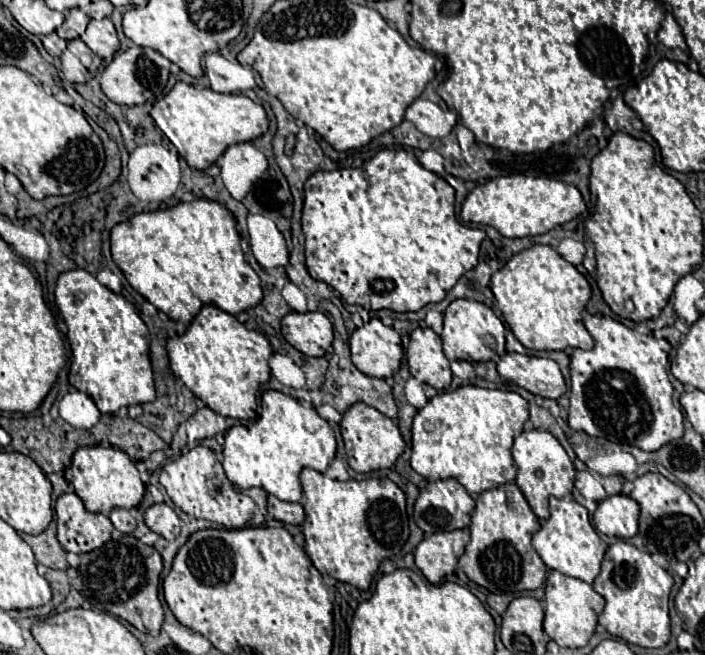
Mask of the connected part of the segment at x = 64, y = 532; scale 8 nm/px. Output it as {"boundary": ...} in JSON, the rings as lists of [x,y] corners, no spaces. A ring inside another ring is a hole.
{"boundary":[[[74,492],[60,494],[54,510],[58,524],[56,536],[66,552],[86,554],[110,540],[114,530],[110,518],[104,514],[88,512]]]}

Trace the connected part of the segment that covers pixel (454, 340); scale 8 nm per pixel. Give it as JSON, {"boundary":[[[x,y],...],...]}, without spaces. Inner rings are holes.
{"boundary":[[[460,298],[454,300],[443,314],[442,347],[449,361],[466,360],[466,362],[484,362],[498,356],[500,348],[504,350],[504,324],[502,320],[482,302]],[[492,334],[498,342],[498,350],[490,350],[484,344],[484,336]]]}

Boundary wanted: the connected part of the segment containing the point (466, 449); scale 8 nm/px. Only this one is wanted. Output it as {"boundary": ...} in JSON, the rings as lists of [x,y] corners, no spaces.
{"boundary":[[[472,384],[460,386],[458,390],[452,392],[440,392],[432,400],[428,400],[428,404],[420,408],[418,414],[414,416],[410,466],[426,480],[456,478],[470,494],[480,494],[488,488],[514,482],[516,464],[510,454],[510,448],[512,440],[522,432],[526,420],[528,420],[528,402],[518,392],[486,390]]]}

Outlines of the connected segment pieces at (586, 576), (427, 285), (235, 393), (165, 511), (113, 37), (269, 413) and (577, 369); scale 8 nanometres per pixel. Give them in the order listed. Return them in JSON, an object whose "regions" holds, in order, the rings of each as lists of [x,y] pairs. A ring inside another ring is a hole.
{"regions":[[[[554,496],[550,498],[550,518],[544,520],[542,528],[534,534],[532,546],[550,570],[580,578],[588,584],[592,584],[594,578],[600,574],[600,562],[608,548],[592,528],[588,510],[584,506],[580,506],[576,500]]],[[[396,148],[396,150],[382,150],[378,152],[372,160],[362,164],[360,168],[340,168],[332,172],[316,172],[306,180],[304,184],[304,210],[302,210],[302,232],[306,238],[306,268],[308,274],[314,280],[326,282],[332,286],[336,292],[340,292],[342,300],[348,304],[358,304],[366,310],[394,310],[394,312],[416,312],[424,308],[426,304],[442,302],[446,292],[458,282],[458,278],[472,270],[478,264],[478,254],[480,254],[480,242],[486,238],[486,232],[480,228],[468,228],[458,222],[456,210],[454,210],[454,188],[438,174],[426,170],[422,164],[418,164],[418,158],[412,150],[406,148]]],[[[204,304],[200,314],[186,328],[186,332],[182,336],[174,336],[168,340],[166,352],[168,352],[168,360],[174,376],[182,380],[182,384],[196,398],[200,398],[210,410],[218,412],[220,416],[230,416],[240,420],[250,420],[256,416],[256,392],[270,378],[268,358],[272,356],[270,342],[260,332],[250,332],[232,314],[220,310],[218,306]]],[[[152,504],[144,514],[144,522],[152,532],[166,540],[174,540],[180,532],[180,518],[168,504]]],[[[108,18],[102,20],[90,20],[82,40],[88,44],[88,48],[98,54],[104,62],[110,62],[112,56],[118,52],[120,42],[114,24]]],[[[266,390],[262,394],[262,414],[248,428],[238,424],[226,432],[224,442],[224,470],[226,476],[240,488],[264,488],[286,502],[298,502],[302,498],[300,470],[314,468],[326,472],[336,454],[336,436],[330,424],[316,412],[316,408],[298,402],[278,390]]],[[[584,314],[584,326],[596,344],[588,352],[574,350],[570,356],[570,382],[572,384],[570,384],[568,426],[572,430],[584,430],[590,436],[600,436],[616,444],[636,446],[646,452],[654,452],[662,448],[664,444],[676,438],[682,438],[684,416],[672,402],[672,384],[668,376],[669,352],[672,346],[668,344],[668,340],[654,338],[653,332],[643,322],[636,324],[633,328],[628,328],[614,318]]]]}

